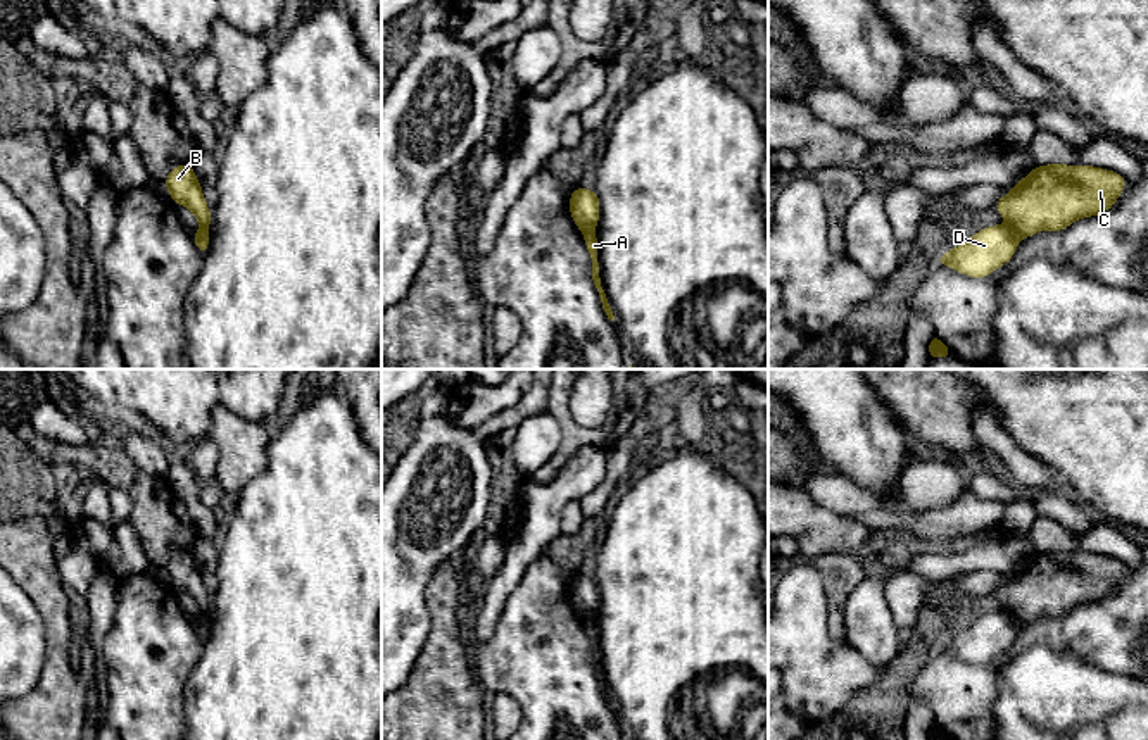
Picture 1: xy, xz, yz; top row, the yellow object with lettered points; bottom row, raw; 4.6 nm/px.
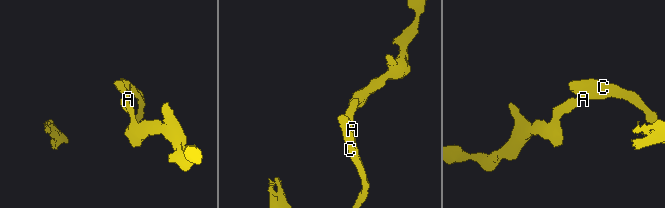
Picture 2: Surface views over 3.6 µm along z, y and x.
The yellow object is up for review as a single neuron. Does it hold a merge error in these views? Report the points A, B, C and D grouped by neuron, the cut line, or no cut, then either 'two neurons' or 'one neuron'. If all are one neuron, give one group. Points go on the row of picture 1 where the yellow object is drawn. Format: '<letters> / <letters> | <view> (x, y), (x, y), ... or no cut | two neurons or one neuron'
A B C / D | yz (1010, 226), (1019, 238) | two neurons

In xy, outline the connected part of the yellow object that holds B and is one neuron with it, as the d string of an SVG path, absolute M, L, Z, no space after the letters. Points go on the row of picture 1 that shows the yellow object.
M190 164L176 166L166 178L166 188L174 204L188 207L199 219L200 231L211 226L211 210L202 197L202 185L197 181Z

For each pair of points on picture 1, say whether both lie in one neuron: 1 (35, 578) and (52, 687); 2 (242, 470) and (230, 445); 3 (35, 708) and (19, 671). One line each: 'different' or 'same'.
1: same
2: same
3: different

